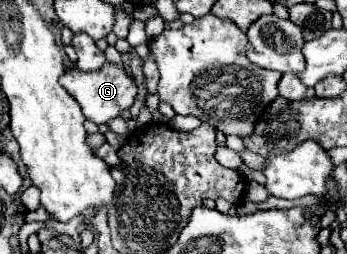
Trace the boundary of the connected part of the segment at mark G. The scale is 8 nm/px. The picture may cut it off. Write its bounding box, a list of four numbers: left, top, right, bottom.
[61,63,137,125]

